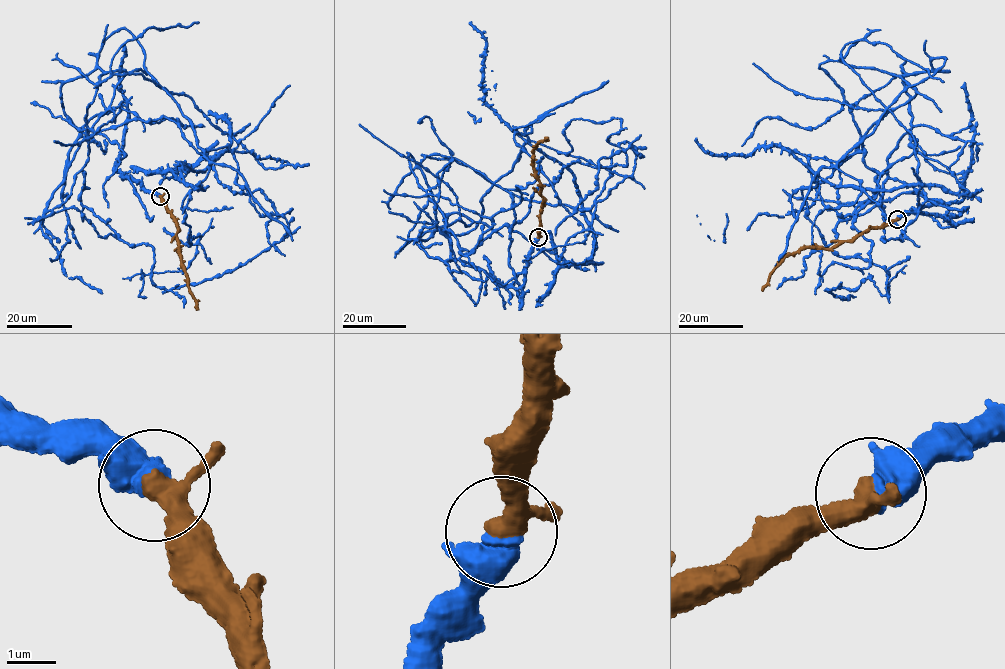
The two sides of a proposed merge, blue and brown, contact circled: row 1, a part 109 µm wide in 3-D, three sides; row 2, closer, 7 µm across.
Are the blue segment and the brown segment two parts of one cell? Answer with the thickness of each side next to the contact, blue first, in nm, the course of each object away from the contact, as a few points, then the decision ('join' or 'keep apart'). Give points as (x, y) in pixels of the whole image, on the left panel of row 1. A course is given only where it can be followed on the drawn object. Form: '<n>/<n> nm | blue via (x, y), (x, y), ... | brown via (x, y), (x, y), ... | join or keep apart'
280/340 nm | blue via (160, 196), (115, 169), (128, 108), (79, 128), (61, 101), (121, 29), (210, 170), (188, 266), (122, 278) | brown via (160, 196), (178, 229), (180, 254), (196, 310) | join

